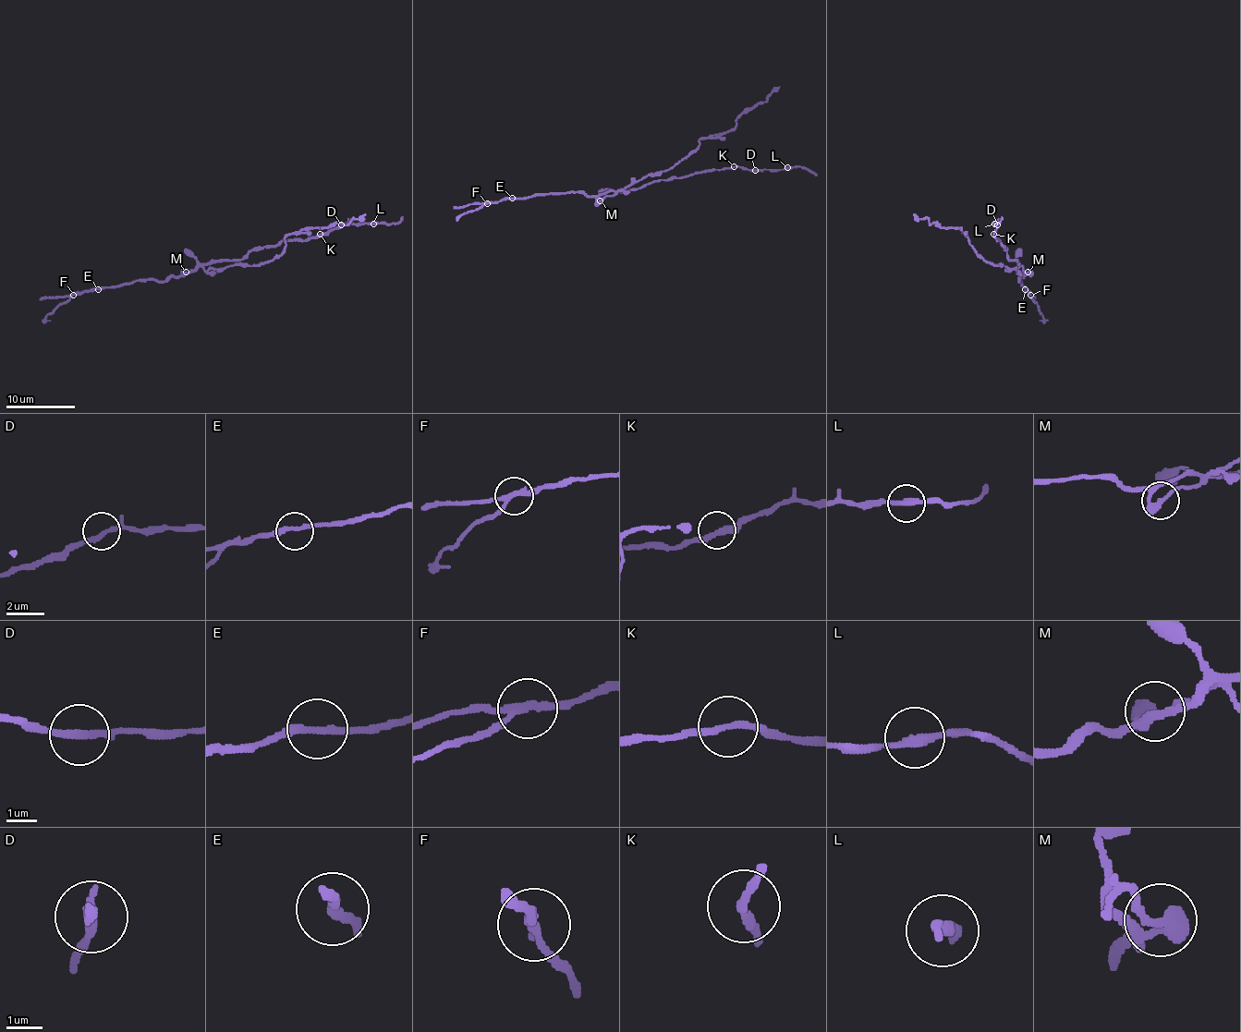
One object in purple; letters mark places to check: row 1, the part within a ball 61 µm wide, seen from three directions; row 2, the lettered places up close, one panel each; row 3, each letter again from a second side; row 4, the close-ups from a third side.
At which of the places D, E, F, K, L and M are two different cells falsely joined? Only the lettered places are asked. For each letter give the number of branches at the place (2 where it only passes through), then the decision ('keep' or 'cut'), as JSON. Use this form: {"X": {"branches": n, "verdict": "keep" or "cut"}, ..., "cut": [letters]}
{"D": {"branches": 3, "verdict": "keep"}, "E": {"branches": 2, "verdict": "keep"}, "F": {"branches": 3, "verdict": "cut"}, "K": {"branches": 2, "verdict": "keep"}, "L": {"branches": 2, "verdict": "keep"}, "M": {"branches": 2, "verdict": "cut"}, "cut": ["F", "M"]}

